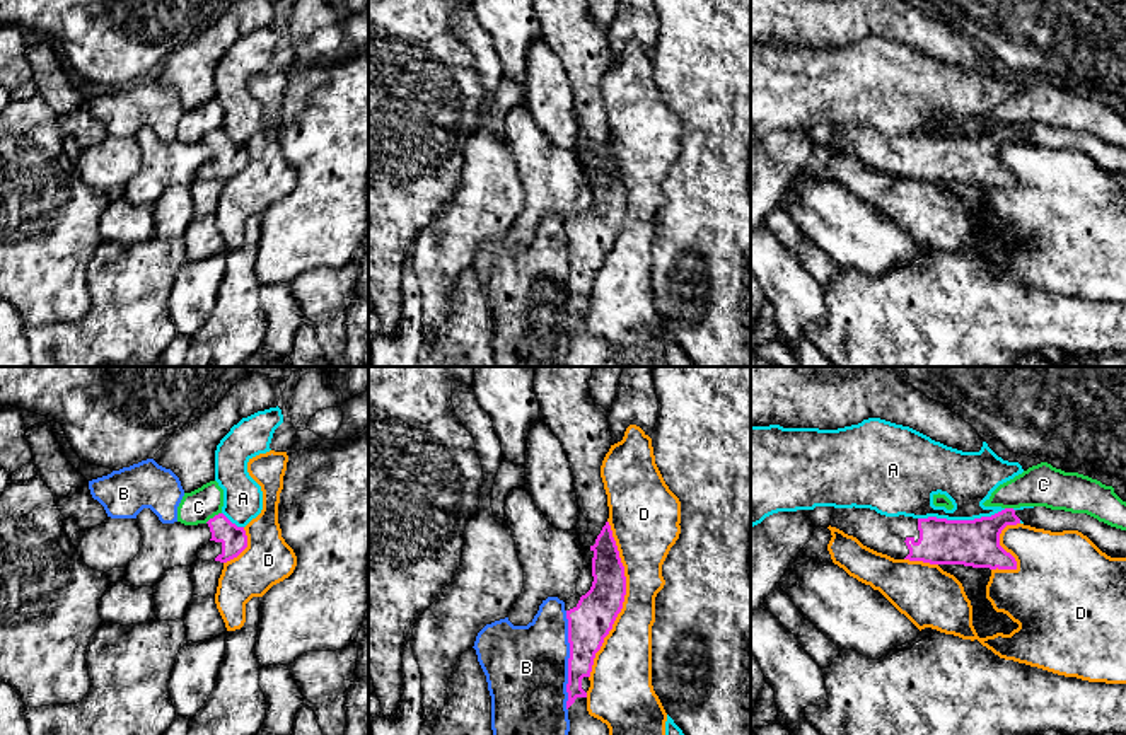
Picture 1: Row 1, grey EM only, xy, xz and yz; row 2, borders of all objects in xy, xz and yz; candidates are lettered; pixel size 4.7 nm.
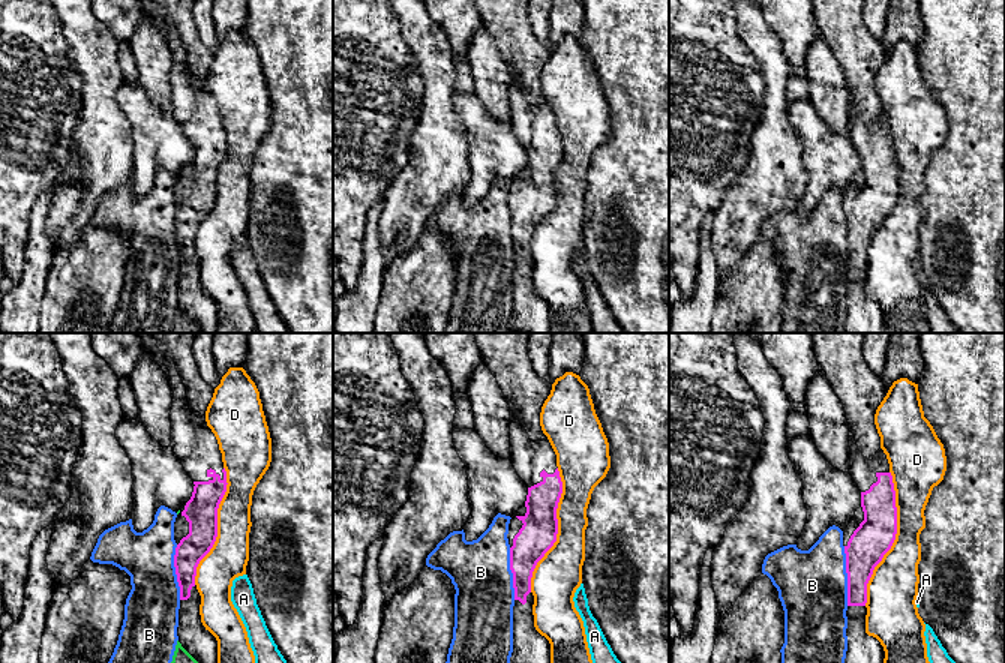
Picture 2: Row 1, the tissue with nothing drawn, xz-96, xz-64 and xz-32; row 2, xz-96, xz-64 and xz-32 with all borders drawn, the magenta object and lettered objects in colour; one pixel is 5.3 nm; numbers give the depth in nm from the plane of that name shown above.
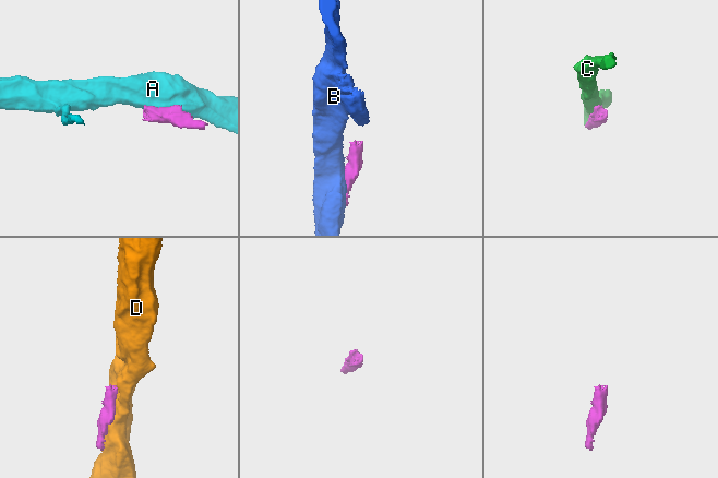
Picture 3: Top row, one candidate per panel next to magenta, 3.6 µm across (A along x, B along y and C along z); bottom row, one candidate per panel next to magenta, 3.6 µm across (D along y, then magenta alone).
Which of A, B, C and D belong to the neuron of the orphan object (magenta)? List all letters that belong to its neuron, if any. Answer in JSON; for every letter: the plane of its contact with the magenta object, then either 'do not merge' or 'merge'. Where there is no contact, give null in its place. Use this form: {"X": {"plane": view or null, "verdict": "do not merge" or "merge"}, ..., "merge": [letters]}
{"A": {"plane": "yz", "verdict": "do not merge"}, "B": {"plane": "xz", "verdict": "do not merge"}, "C": {"plane": "xy", "verdict": "do not merge"}, "D": {"plane": "xz", "verdict": "do not merge"}, "merge": []}

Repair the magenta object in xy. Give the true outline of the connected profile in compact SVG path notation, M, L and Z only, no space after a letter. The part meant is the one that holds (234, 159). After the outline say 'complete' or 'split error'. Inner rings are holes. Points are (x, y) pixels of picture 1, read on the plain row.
M223 131L215 133L208 140L212 157L198 171L198 177L227 181L237 176L247 165L244 145L232 142Z; split error

